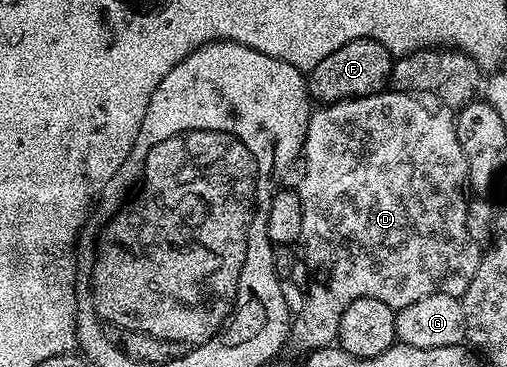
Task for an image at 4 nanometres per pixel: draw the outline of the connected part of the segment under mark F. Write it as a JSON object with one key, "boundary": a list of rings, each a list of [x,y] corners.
{"boundary":[[[356,39],[340,47],[307,74],[307,89],[313,100],[330,104],[348,97],[362,97],[364,94],[381,93],[390,85],[390,72],[394,70],[395,58],[384,47],[384,43],[368,39]]]}

